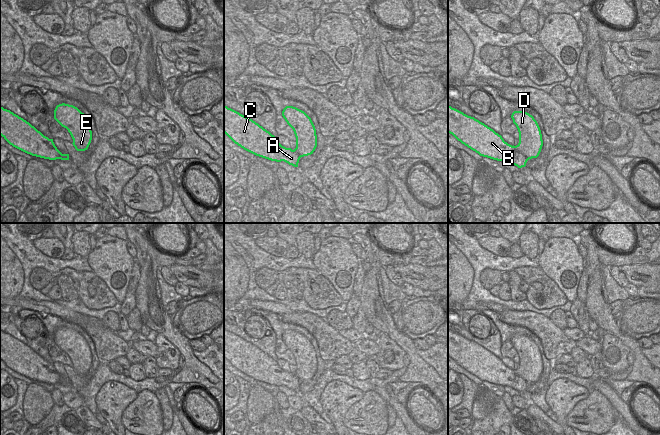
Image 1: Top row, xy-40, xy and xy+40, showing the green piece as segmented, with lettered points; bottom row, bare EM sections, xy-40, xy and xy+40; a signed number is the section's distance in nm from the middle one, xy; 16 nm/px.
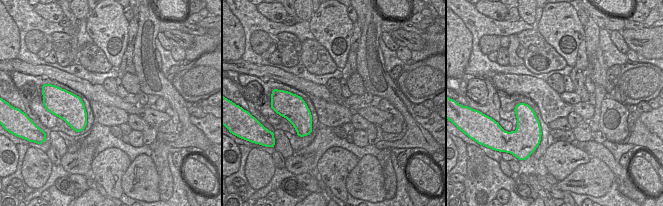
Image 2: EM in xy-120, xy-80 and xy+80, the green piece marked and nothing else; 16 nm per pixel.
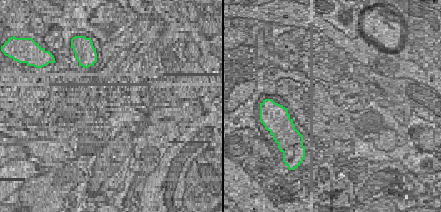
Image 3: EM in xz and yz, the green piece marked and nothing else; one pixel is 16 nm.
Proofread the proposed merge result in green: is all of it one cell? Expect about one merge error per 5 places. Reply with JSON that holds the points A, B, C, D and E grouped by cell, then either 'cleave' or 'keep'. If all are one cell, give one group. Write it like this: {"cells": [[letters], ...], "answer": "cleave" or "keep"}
{"cells": [["A", "B", "C", "D", "E"]], "answer": "keep"}

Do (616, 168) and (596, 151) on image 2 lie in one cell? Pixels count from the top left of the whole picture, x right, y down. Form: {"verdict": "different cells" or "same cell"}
{"verdict": "same cell"}

